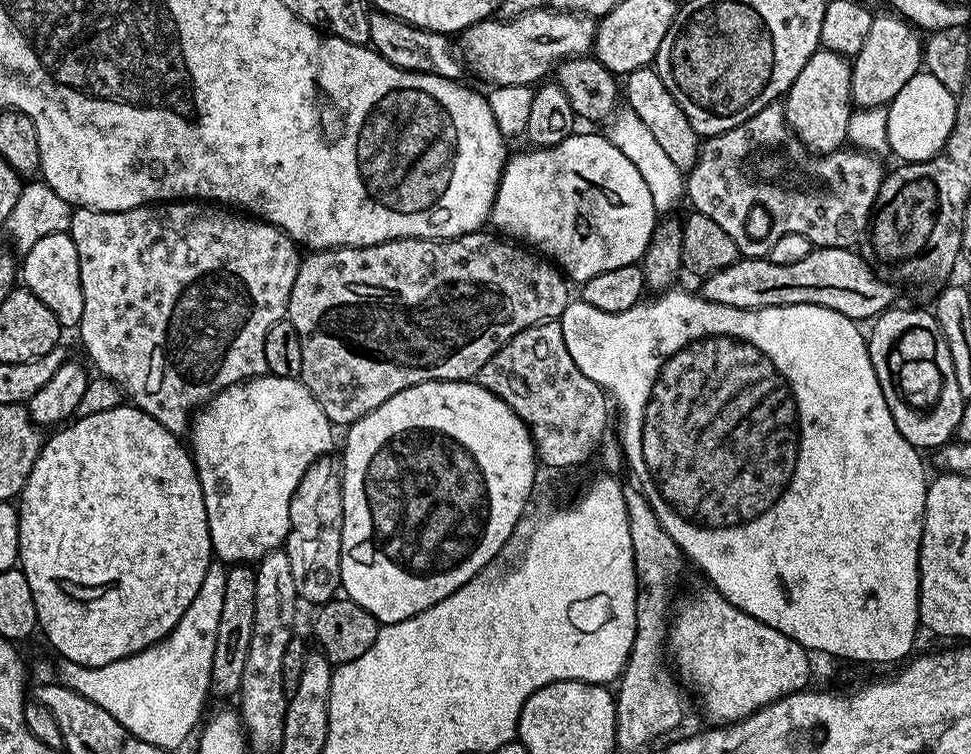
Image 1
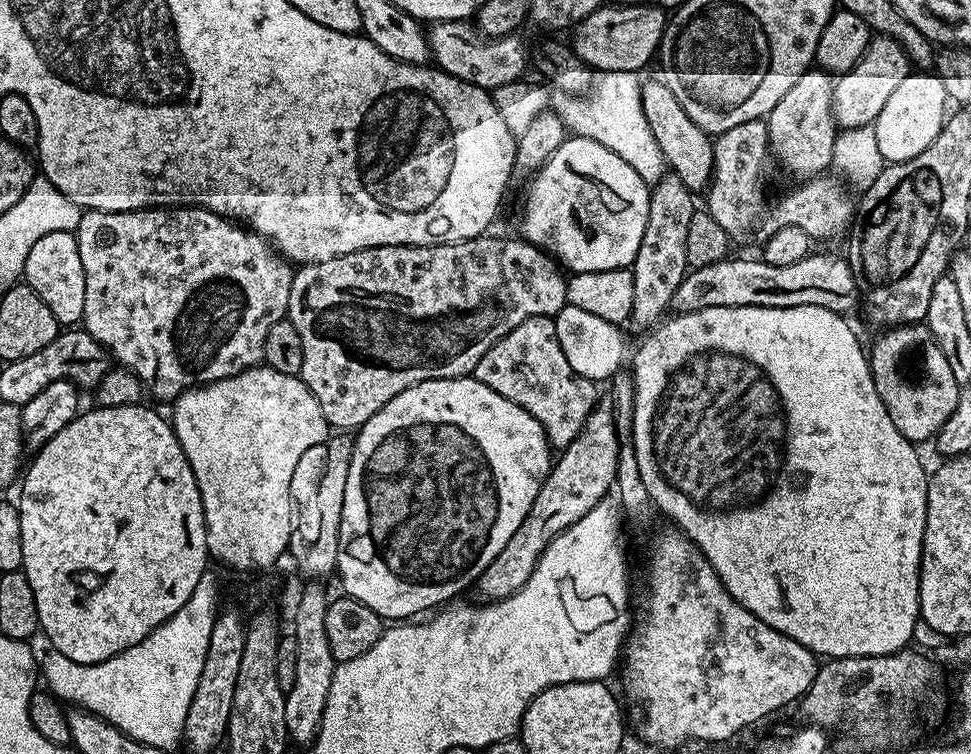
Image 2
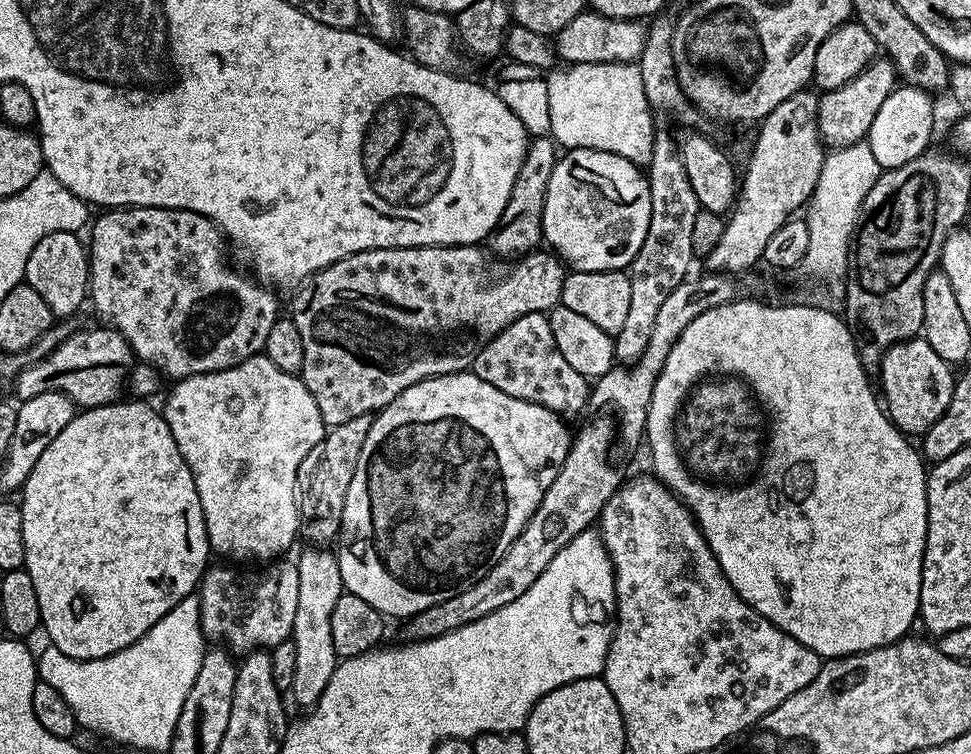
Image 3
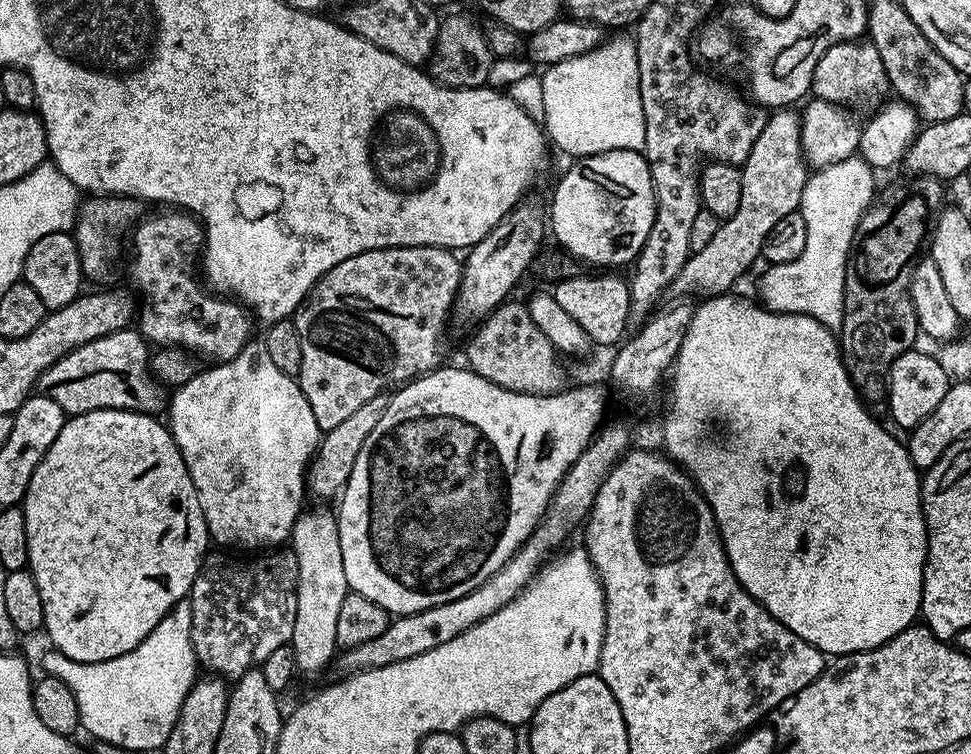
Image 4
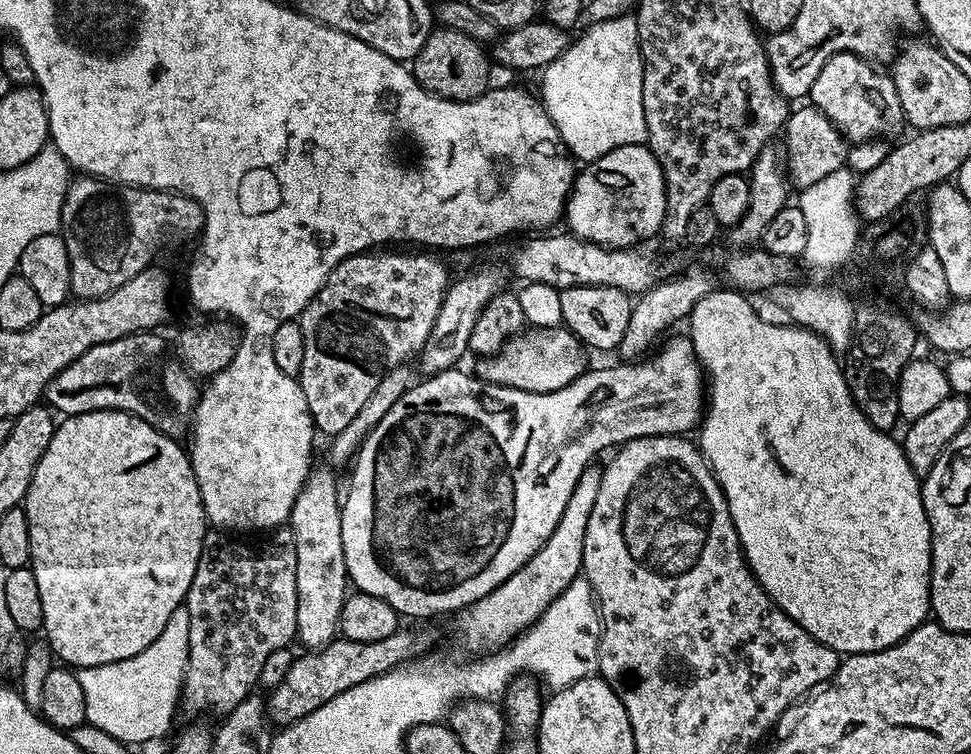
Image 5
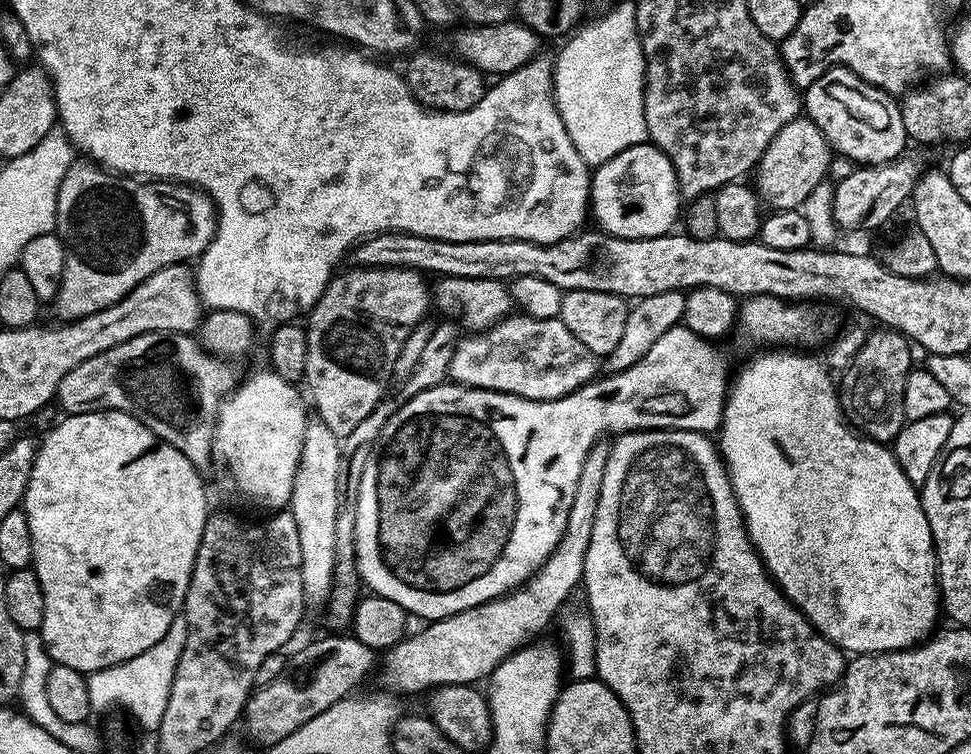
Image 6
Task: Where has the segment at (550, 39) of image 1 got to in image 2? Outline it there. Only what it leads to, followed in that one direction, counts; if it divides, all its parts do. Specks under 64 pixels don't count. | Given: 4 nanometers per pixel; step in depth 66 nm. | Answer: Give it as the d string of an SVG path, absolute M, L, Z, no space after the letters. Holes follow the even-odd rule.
M438 20L427 29L428 50L435 67L445 76L452 76L461 84L473 84L481 90L493 90L514 83L525 75L530 52L519 35L483 36L475 23L468 20Z

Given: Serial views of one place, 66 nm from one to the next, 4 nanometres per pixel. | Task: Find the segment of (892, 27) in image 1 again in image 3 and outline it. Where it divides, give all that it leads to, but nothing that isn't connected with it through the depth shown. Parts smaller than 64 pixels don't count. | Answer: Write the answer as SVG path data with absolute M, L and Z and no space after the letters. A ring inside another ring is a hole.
M876 58L850 82L829 92L821 91L818 96L818 110L820 135L825 145L835 150L861 143L867 137L874 116L882 107L882 102L885 102L897 84L896 67L892 65L892 61L887 58Z

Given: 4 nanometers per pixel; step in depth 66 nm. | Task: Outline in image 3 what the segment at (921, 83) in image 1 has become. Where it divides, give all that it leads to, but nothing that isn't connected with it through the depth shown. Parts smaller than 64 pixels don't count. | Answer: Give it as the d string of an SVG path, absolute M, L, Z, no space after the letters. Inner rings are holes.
M904 84L894 88L885 102L882 102L881 109L871 123L866 142L883 171L905 165L906 162L912 161L927 151L934 128L932 100L933 97L929 93Z

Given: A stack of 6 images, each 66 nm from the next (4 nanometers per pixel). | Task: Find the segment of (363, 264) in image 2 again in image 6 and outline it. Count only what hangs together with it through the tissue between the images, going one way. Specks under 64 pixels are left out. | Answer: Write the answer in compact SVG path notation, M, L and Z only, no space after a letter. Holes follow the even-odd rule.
M359 266L349 267L349 272L343 270L337 271L329 280L328 285L324 287L322 298L318 298L318 302L312 308L311 312L307 313L306 331L308 337L306 338L306 370L304 371L303 383L308 384L307 395L310 397L310 404L316 407L315 415L321 422L330 429L330 434L339 436L341 438L350 434L350 430L355 430L358 427L358 422L362 422L362 418L366 418L372 413L377 406L380 405L381 400L385 399L388 388L388 380L393 379L392 367L394 362L399 358L402 346L406 342L406 338L410 333L417 328L425 319L424 316L430 311L430 284L425 273L416 272L413 268L362 268Z

